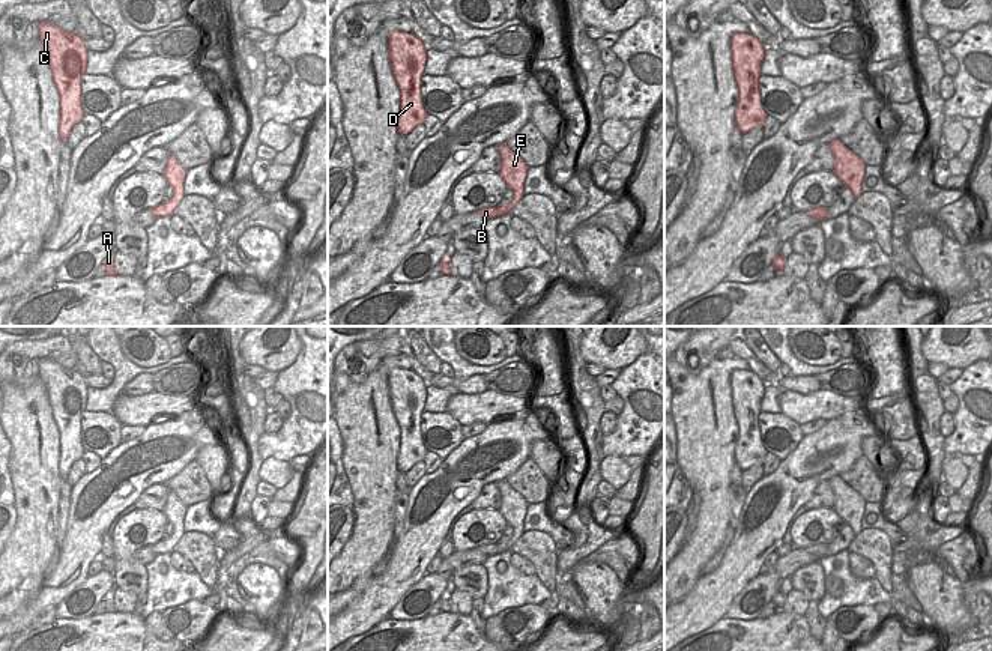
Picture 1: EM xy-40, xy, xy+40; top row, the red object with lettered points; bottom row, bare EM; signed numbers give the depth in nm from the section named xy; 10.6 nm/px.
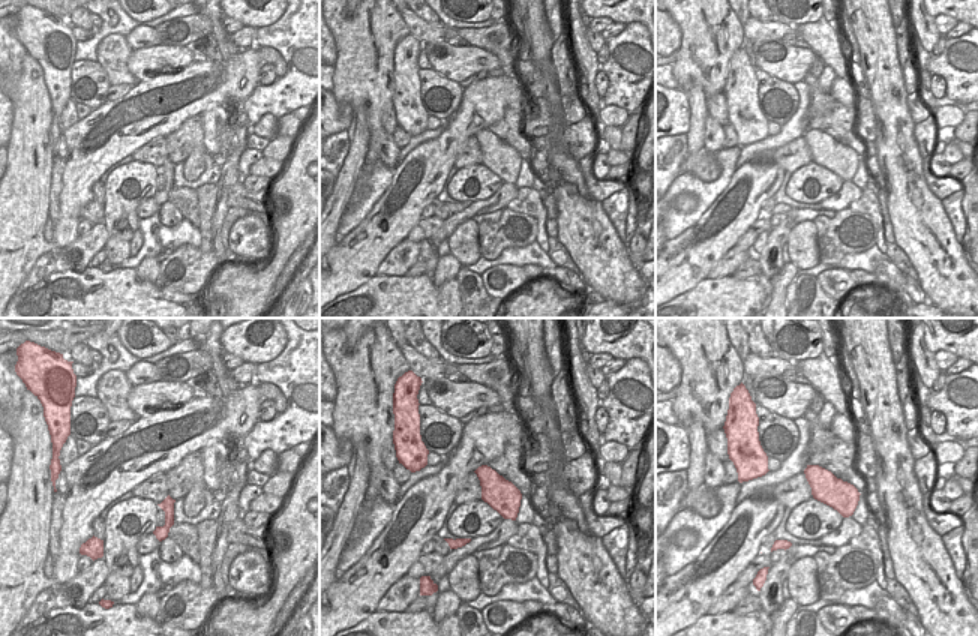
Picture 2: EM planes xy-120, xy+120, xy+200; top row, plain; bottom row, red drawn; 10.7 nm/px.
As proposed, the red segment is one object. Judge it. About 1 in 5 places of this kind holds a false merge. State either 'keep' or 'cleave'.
keep

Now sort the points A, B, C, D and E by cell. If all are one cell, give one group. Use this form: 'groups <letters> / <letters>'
groups A B C D E

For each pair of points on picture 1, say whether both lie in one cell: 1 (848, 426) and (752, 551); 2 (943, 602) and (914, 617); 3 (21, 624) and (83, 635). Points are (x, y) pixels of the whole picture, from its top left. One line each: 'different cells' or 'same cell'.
1: same cell
2: different cells
3: different cells

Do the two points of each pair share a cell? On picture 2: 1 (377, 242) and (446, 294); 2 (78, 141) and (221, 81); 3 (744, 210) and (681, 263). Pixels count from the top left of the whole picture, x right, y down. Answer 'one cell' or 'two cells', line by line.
1: two cells
2: one cell
3: one cell

